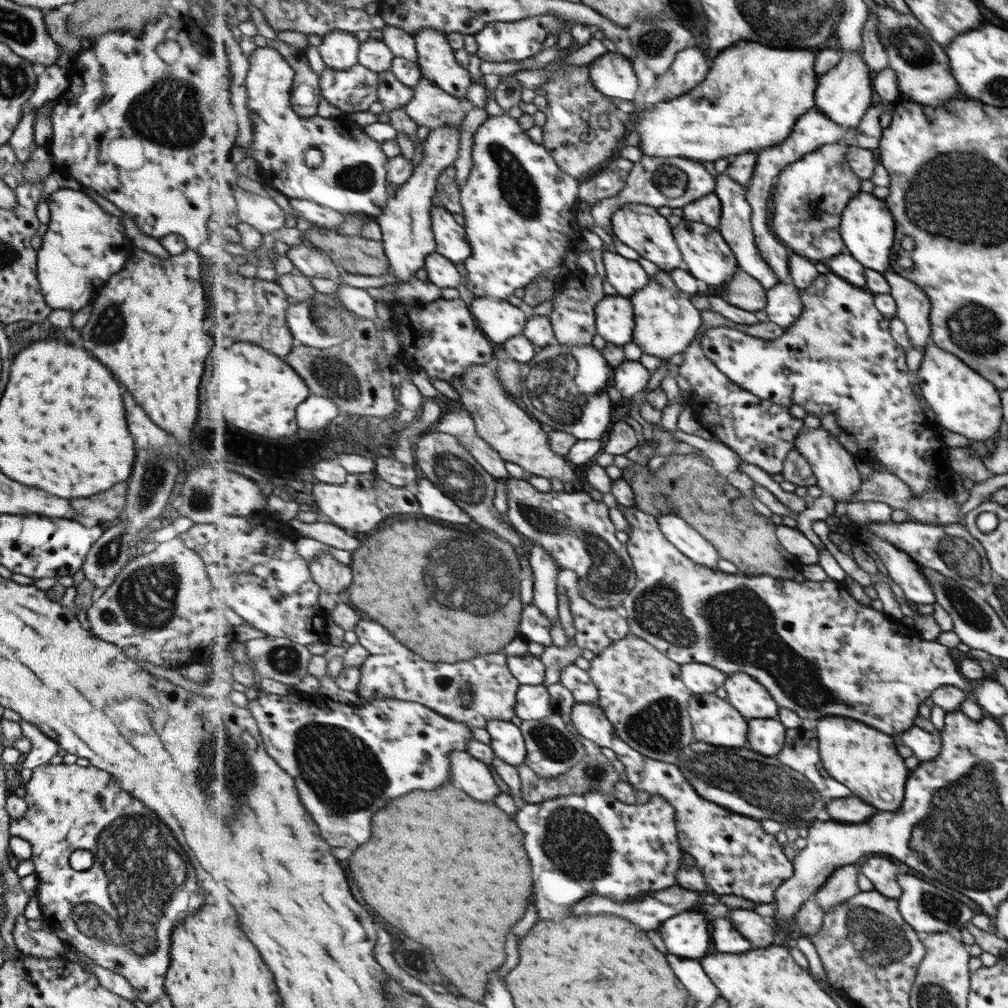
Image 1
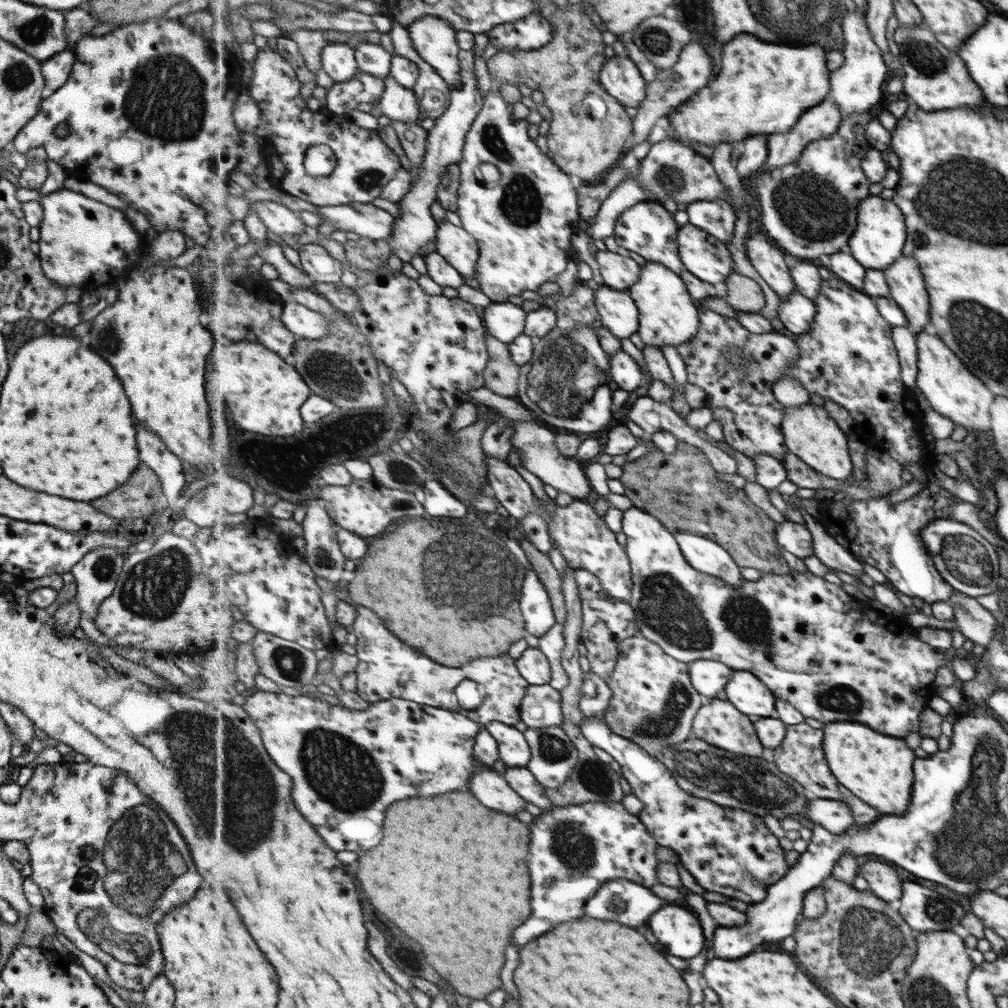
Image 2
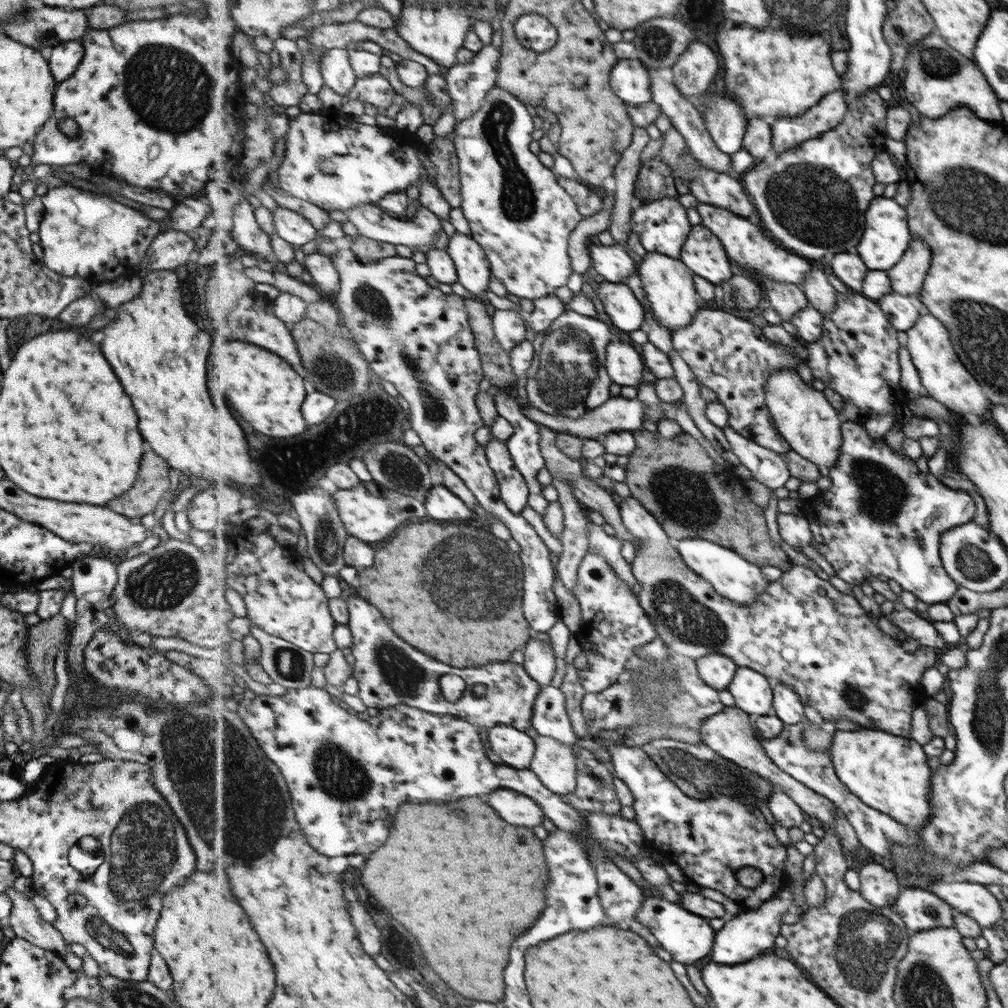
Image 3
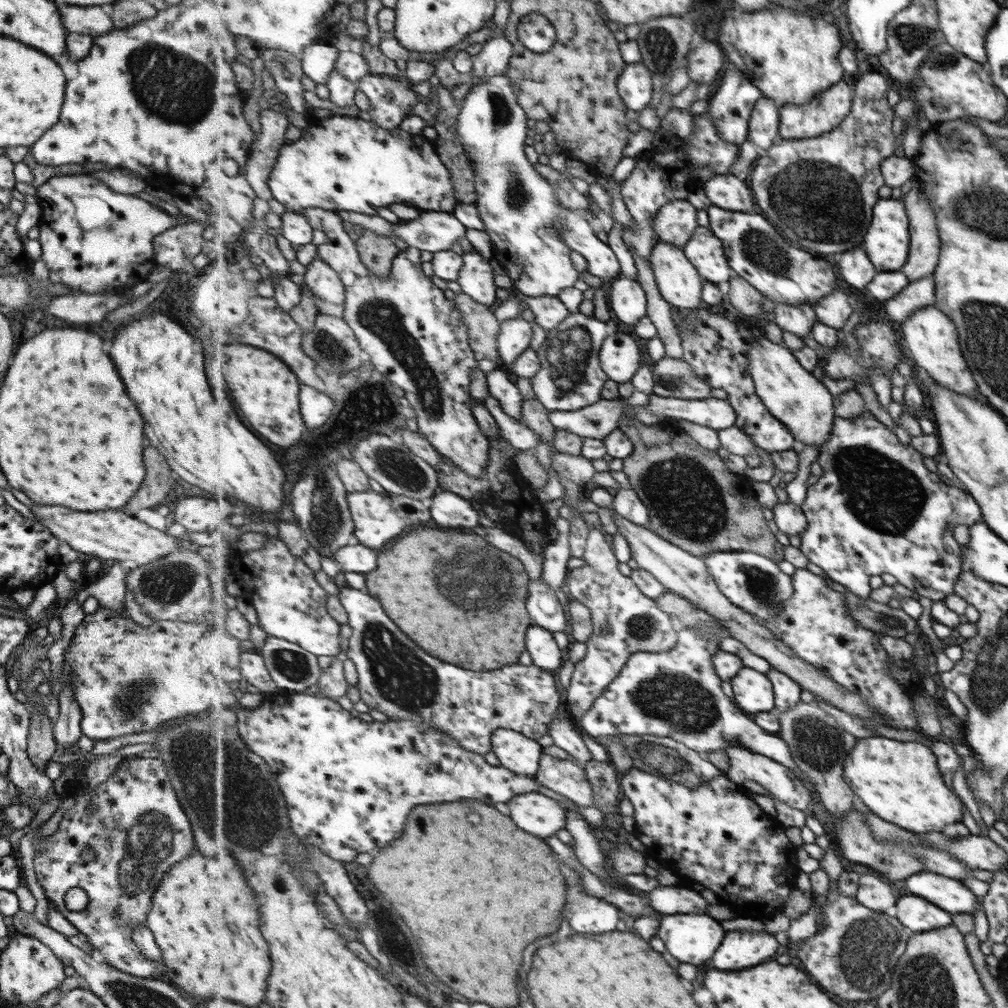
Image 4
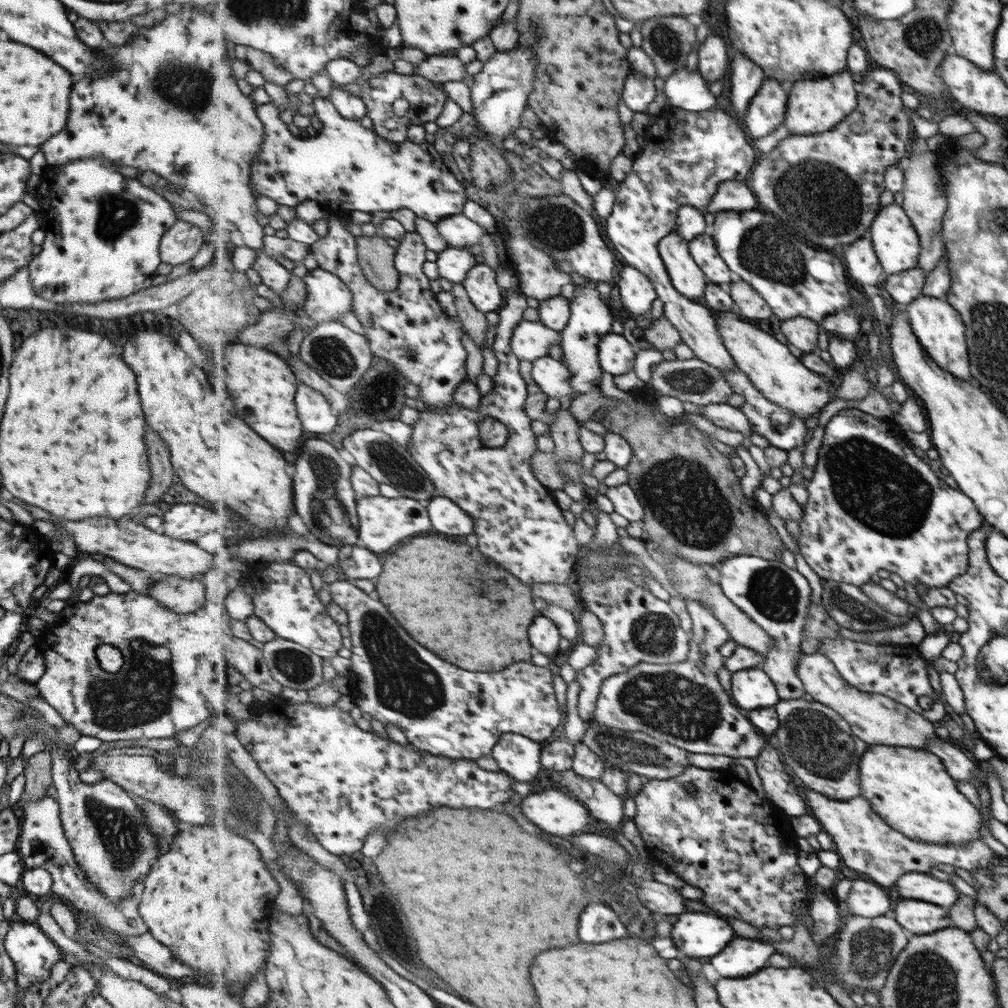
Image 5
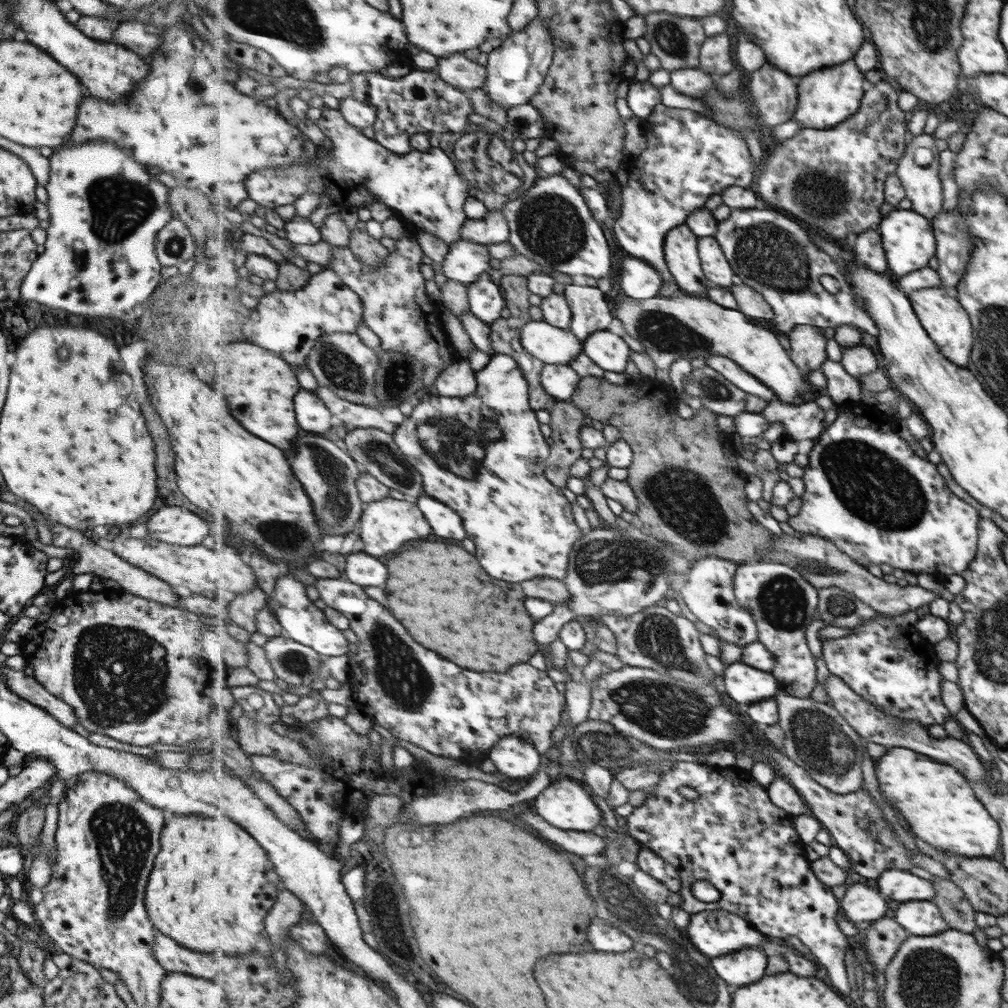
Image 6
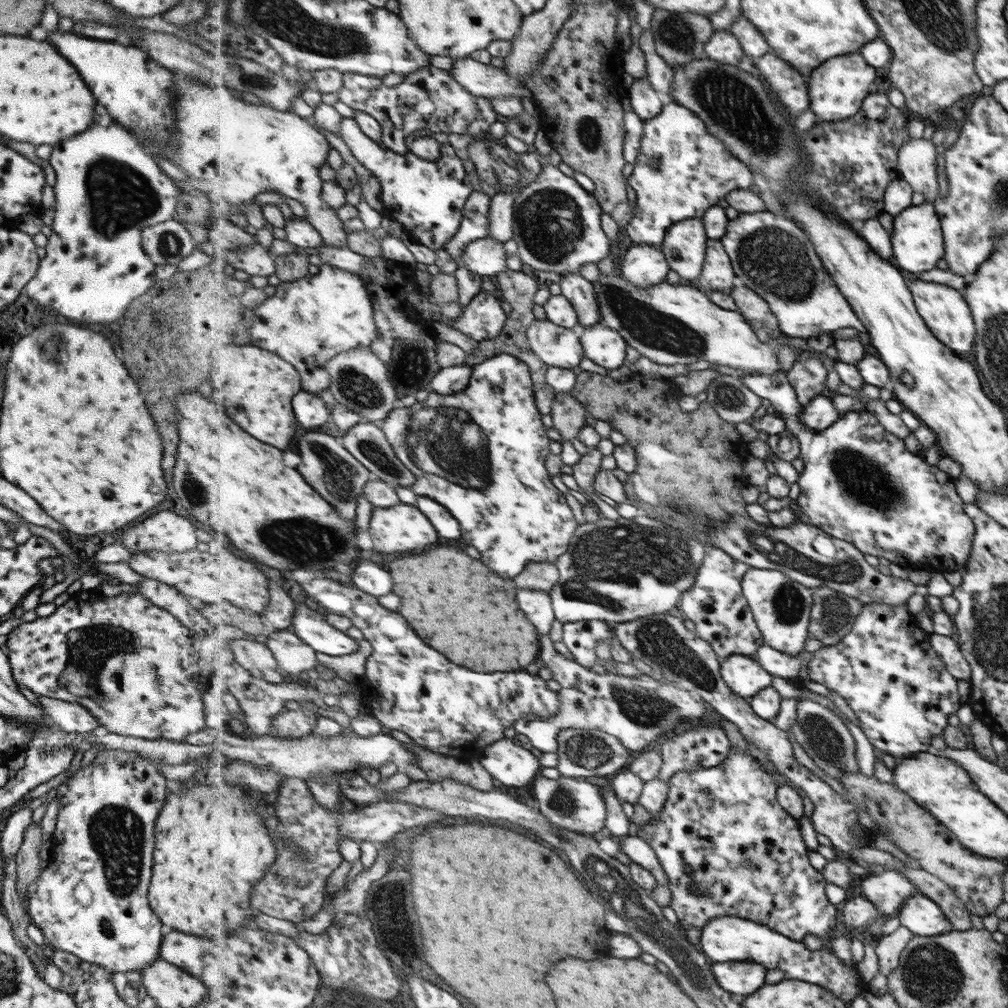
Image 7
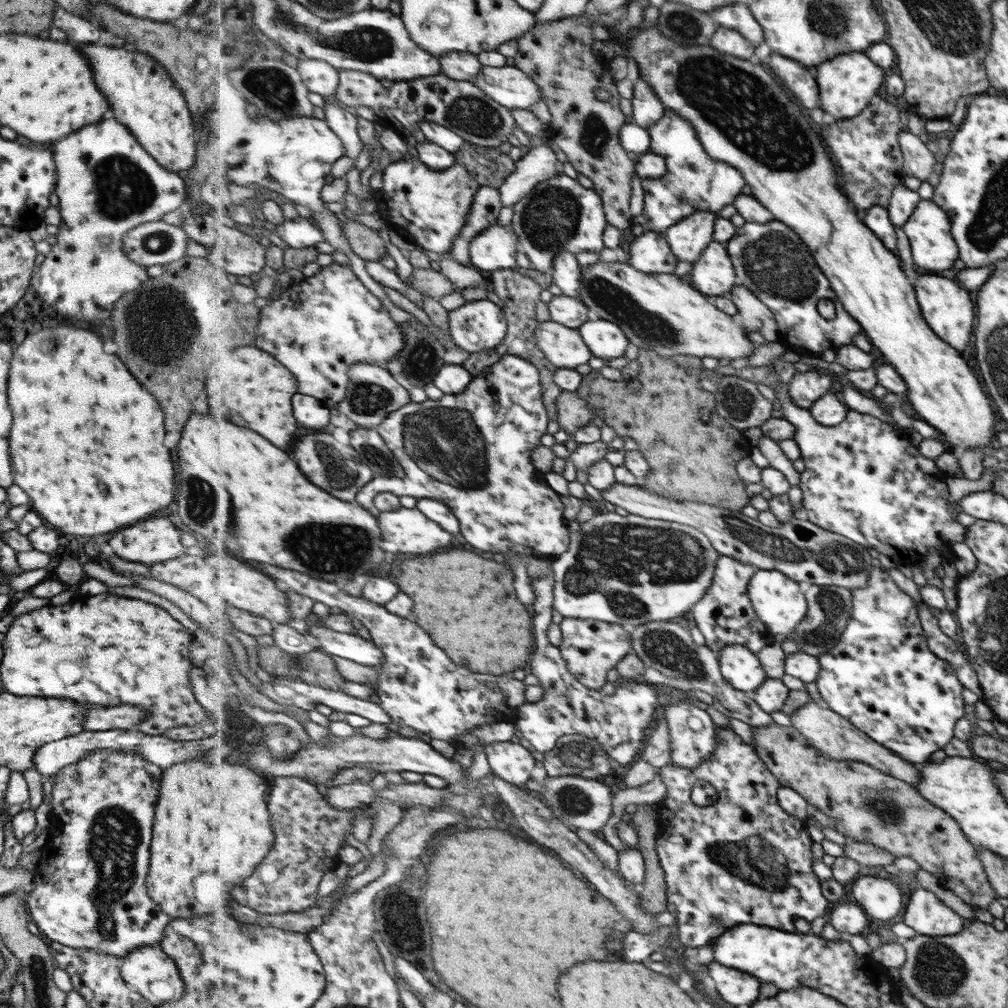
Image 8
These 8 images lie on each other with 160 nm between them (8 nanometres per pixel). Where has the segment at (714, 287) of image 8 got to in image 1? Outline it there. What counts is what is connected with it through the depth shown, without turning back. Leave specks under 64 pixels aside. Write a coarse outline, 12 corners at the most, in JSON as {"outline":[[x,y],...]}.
{"outline":[[684,218],[673,230],[688,272],[721,286],[739,266],[716,227]]}

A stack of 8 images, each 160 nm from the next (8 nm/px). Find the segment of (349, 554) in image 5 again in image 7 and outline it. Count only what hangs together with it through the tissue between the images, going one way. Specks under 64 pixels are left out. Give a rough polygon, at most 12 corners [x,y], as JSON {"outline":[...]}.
{"outline":[[361,560],[354,585],[373,596],[393,592],[391,572]]}

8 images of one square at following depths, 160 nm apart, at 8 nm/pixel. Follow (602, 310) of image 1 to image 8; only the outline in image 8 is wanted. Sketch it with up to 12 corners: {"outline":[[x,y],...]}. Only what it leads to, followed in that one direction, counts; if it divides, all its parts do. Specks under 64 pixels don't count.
{"outline":[[653,231],[629,248],[639,272],[673,274],[678,256],[666,235]]}

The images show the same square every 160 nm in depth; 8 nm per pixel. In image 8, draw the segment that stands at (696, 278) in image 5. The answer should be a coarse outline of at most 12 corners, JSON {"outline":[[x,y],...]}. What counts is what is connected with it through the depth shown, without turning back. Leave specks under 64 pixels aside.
{"outline":[[697,211],[666,230],[678,260],[696,264],[711,244],[715,212]]}

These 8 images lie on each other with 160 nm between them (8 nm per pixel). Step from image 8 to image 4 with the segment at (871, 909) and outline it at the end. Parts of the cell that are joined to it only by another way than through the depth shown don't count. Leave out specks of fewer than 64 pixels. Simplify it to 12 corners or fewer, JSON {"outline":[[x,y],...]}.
{"outline":[[921,871],[899,886],[952,915],[972,916],[976,896],[957,879]]}

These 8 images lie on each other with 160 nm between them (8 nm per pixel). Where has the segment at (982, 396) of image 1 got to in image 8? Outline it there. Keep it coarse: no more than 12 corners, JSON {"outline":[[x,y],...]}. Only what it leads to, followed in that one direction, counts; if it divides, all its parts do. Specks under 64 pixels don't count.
{"outline":[[918,276],[914,289],[930,328],[963,350],[973,304],[948,278]]}

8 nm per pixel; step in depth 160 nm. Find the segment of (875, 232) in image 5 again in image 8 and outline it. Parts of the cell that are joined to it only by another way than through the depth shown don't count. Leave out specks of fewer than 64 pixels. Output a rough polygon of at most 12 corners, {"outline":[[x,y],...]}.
{"outline":[[920,200],[901,230],[913,266],[949,274],[958,248],[947,214]]}

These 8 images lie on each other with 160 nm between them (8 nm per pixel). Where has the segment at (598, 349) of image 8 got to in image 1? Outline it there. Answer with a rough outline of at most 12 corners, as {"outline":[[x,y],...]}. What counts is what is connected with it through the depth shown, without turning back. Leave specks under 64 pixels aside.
{"outline":[[639,360],[614,369],[614,388],[625,398],[645,390],[652,372]]}

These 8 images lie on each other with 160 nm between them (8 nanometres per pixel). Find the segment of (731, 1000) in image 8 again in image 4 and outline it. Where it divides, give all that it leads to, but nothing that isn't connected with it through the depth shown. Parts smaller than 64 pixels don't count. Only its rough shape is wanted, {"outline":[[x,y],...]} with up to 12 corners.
{"outline":[[727,932],[711,960],[719,970],[743,970],[777,954],[774,933]]}

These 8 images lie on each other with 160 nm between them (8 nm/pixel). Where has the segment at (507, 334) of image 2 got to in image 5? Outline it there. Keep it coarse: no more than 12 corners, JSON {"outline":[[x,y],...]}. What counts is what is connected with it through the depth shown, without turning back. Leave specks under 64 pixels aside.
{"outline":[[521,321],[512,347],[521,361],[549,357],[562,332]]}

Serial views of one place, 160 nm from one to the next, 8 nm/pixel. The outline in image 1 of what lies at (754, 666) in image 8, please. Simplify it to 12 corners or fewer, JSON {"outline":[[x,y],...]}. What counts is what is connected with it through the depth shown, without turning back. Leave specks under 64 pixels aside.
{"outline":[[735,672],[724,688],[748,720],[779,719],[780,704],[754,676]]}

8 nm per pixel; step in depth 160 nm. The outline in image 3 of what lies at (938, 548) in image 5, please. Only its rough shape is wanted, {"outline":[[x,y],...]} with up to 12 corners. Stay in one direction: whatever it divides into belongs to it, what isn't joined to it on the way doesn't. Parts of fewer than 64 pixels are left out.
{"outline":[[842,423],[806,513],[850,586],[883,574],[928,606],[957,586],[939,537],[972,496]]}

